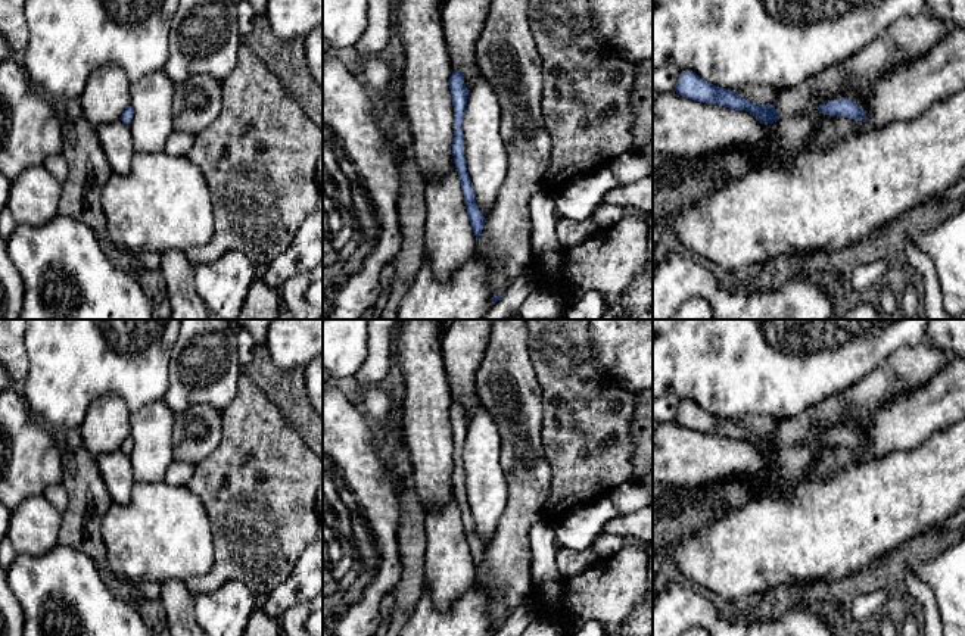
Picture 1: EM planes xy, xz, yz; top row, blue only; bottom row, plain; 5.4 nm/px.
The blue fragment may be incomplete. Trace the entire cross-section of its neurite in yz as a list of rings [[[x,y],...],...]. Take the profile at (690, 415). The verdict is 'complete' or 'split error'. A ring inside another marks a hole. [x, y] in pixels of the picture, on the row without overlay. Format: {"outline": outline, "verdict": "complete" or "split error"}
{"outline": [[[684,400],[678,408],[675,421],[687,428],[703,431],[707,434],[719,434],[735,440],[750,442],[760,453],[776,452],[779,445],[776,439],[768,433],[765,436],[748,431],[732,420],[716,417],[701,409],[692,400]]], "verdict": "complete"}

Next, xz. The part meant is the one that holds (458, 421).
{"outline": [[[454,400],[449,408],[449,418],[454,436],[454,470],[452,470],[452,486],[454,493],[460,505],[461,520],[466,531],[467,545],[470,549],[471,559],[479,568],[486,548],[482,540],[477,537],[474,530],[473,515],[467,502],[467,490],[464,486],[464,464],[461,453],[466,443],[469,420],[464,414],[464,403],[461,400]]], "verdict": "complete"}

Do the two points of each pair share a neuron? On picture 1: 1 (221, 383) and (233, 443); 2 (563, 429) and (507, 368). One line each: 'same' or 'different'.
1: different
2: different

